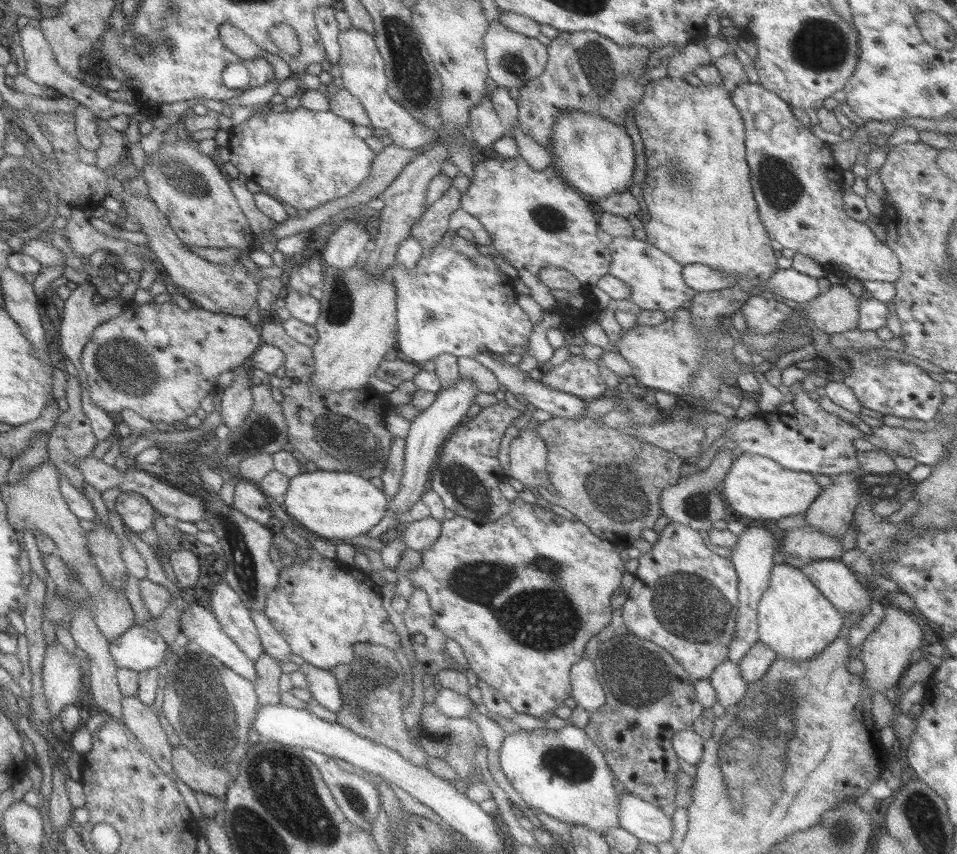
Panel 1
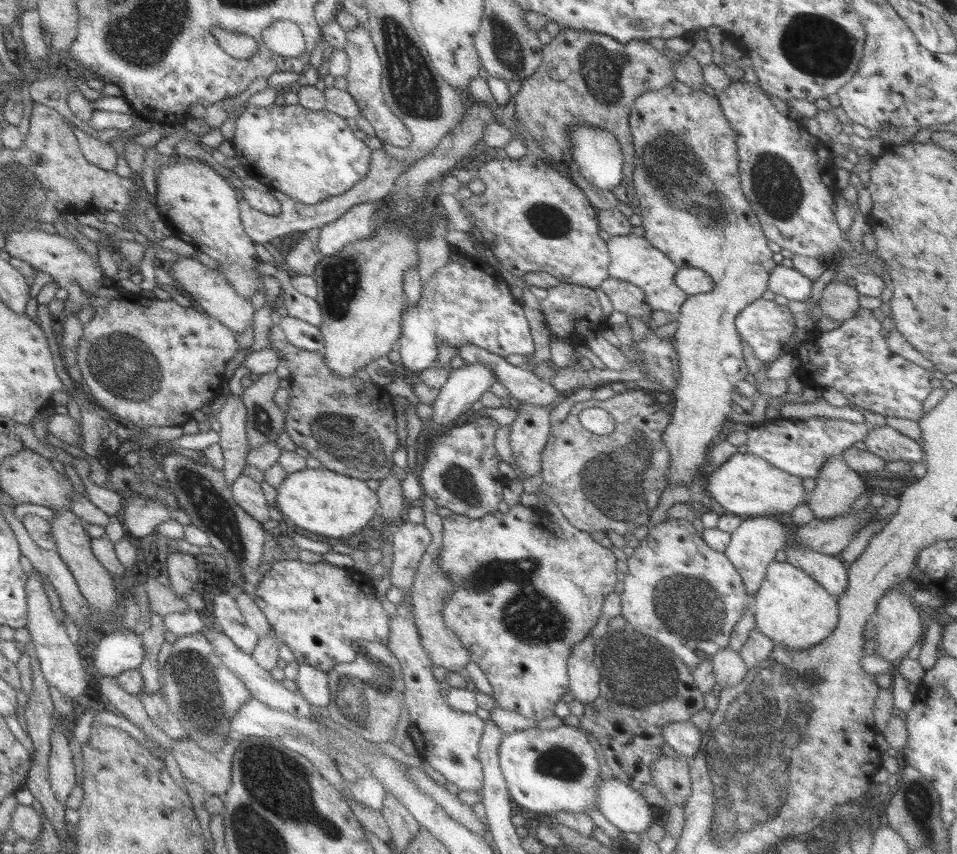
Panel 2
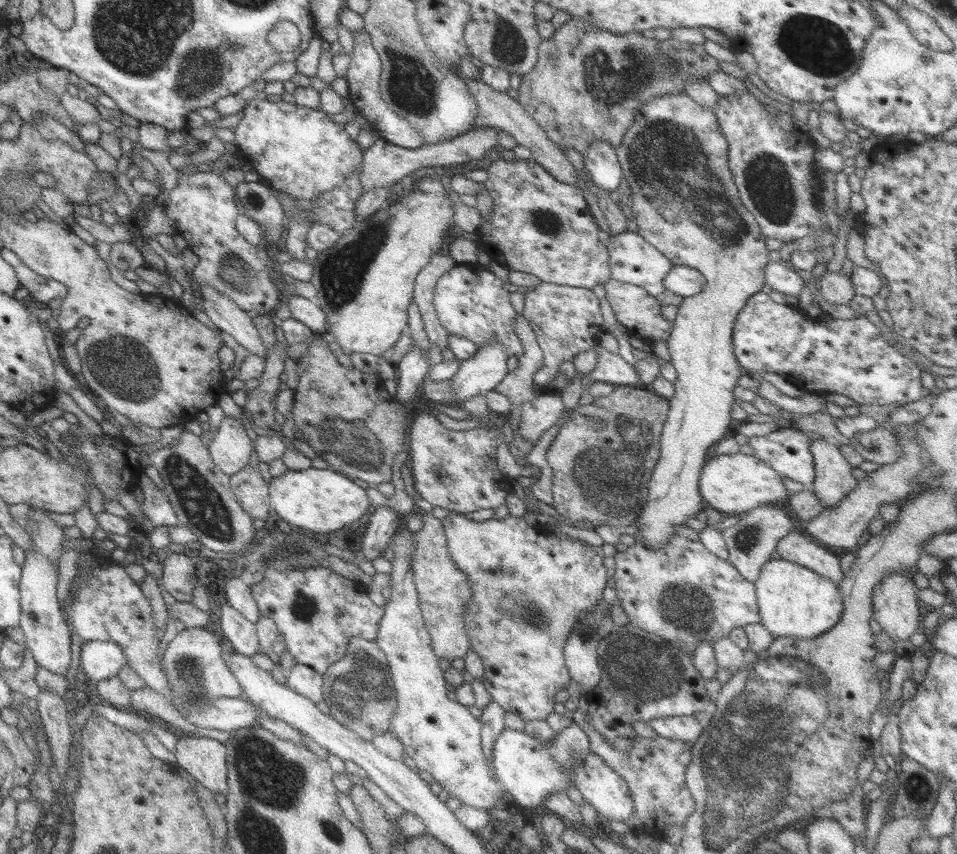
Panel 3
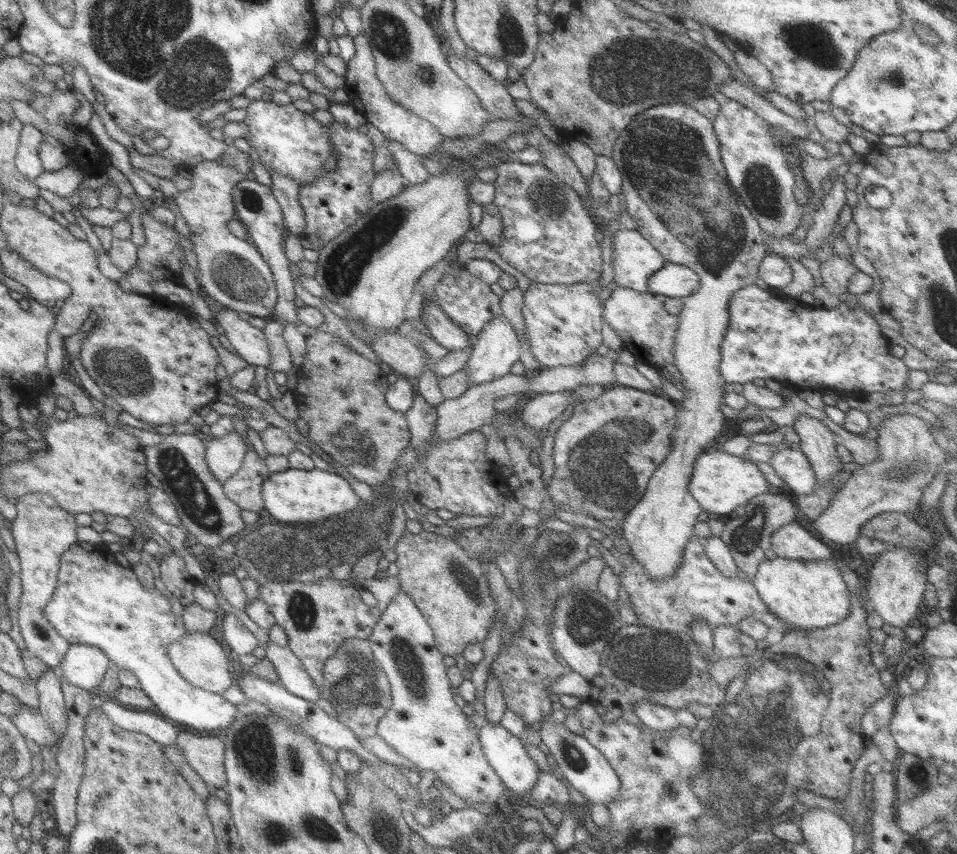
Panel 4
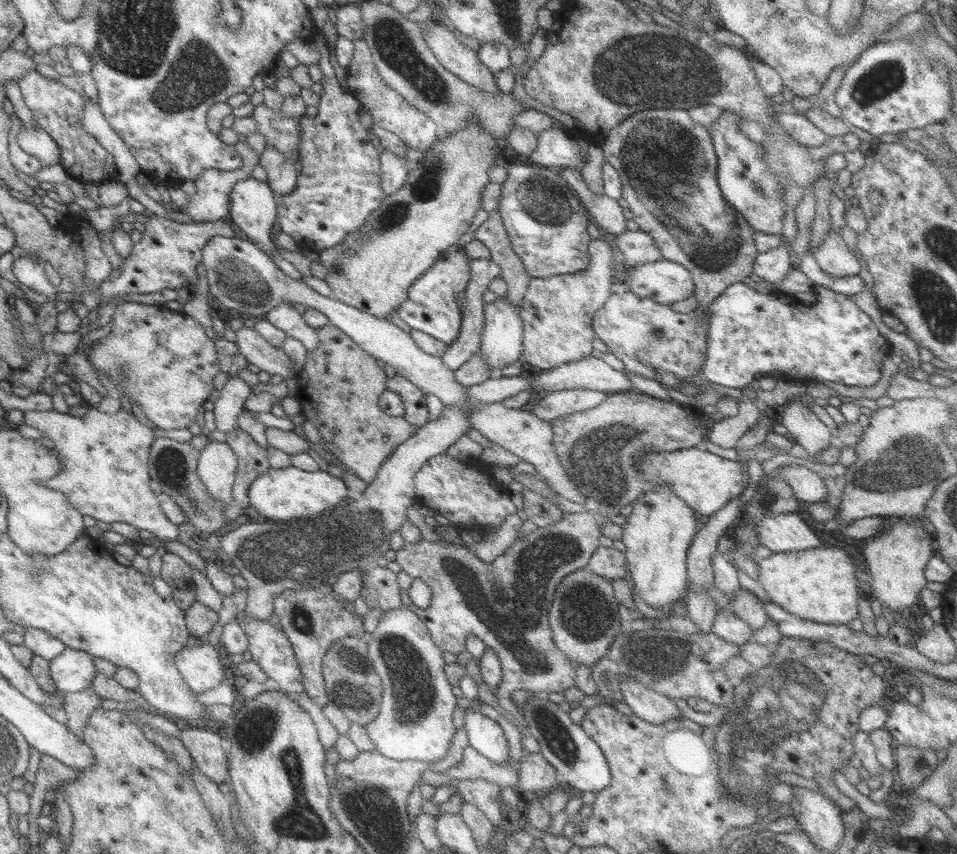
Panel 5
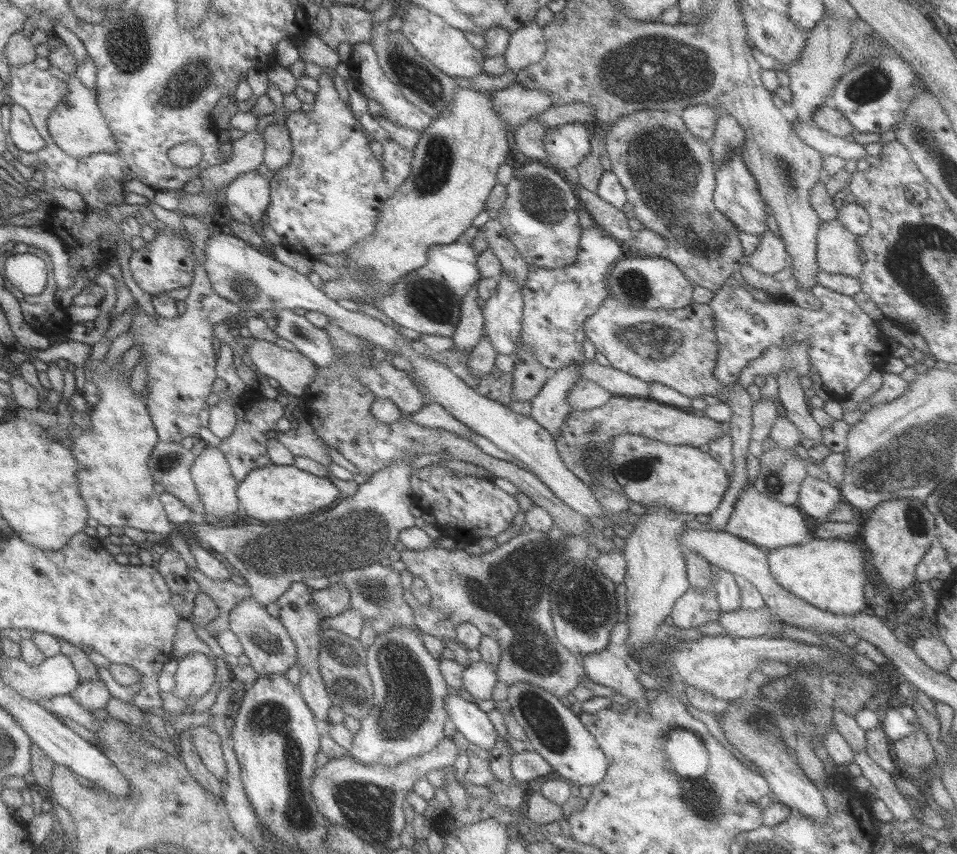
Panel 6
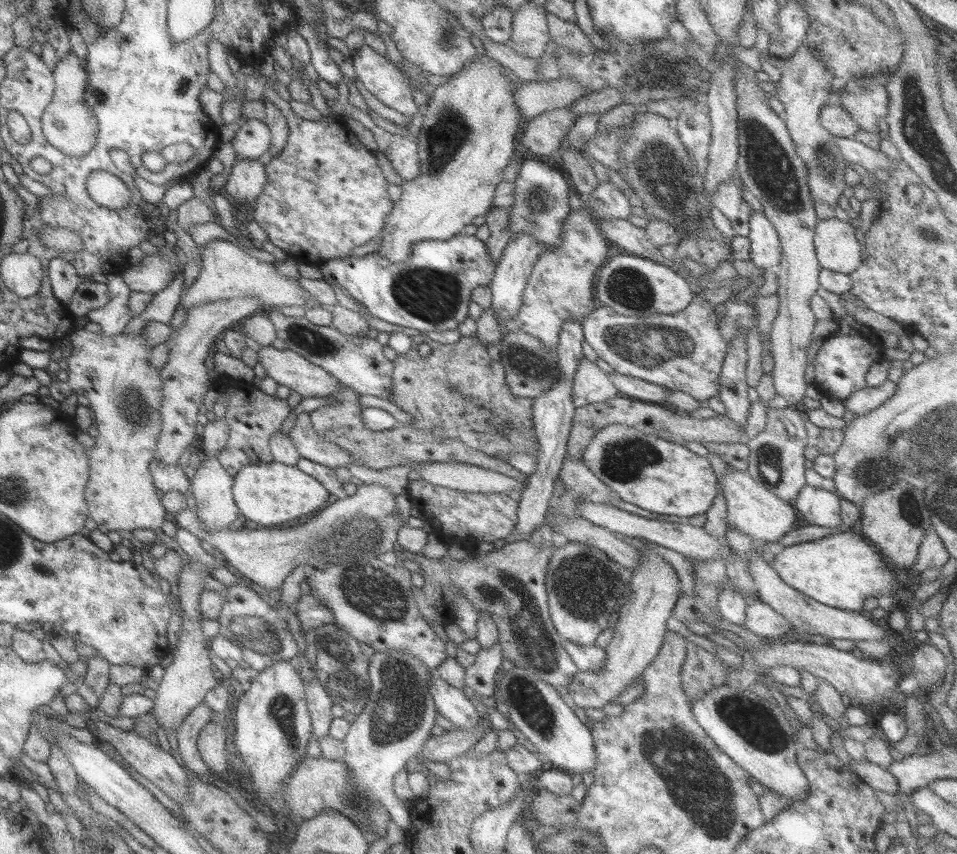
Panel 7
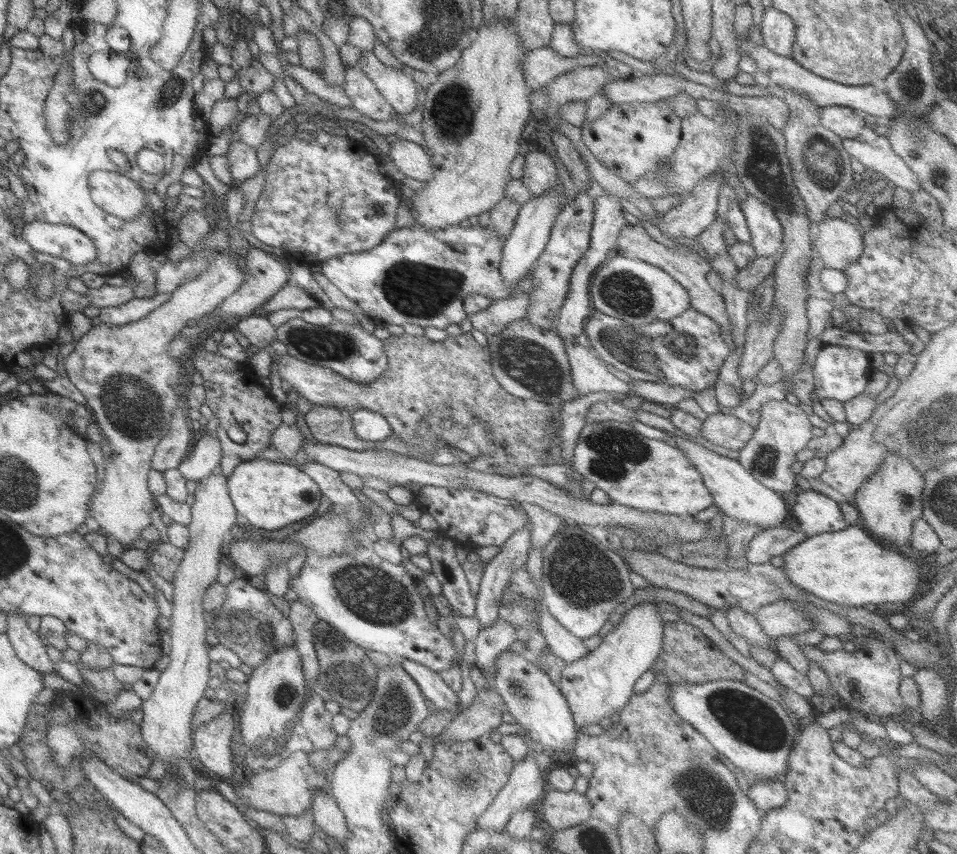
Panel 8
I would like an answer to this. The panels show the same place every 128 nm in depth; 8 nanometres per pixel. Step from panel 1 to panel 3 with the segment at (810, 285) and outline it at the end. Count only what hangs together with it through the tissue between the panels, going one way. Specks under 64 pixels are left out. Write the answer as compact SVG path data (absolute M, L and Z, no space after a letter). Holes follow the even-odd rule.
M768 260L763 268L763 276L764 284L771 290L795 299L799 298L804 281L793 270L789 270L781 260L778 262Z

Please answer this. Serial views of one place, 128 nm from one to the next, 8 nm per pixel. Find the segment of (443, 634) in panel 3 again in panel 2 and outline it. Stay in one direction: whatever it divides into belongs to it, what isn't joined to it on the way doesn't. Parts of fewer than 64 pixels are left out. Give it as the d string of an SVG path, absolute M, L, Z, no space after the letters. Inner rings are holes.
M421 495L418 503L420 503L423 511L423 524L427 528L431 543L427 546L425 554L417 563L415 578L411 581L408 588L408 598L410 598L410 611L414 623L416 624L417 634L426 657L432 666L440 666L448 672L457 673L465 668L465 665L470 662L469 653L465 647L451 634L450 630L443 624L440 610L444 600L450 595L452 586L444 577L444 574L436 563L436 554L439 553L441 546L441 529L442 517L437 514L437 505L425 495Z

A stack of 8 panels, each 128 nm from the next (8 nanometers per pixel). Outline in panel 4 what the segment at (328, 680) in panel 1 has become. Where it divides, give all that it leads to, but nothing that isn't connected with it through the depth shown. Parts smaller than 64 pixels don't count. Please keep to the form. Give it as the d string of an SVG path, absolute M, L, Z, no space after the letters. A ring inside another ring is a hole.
M268 641L265 646L265 658L271 662L279 683L289 694L302 698L307 702L314 702L321 697L321 691L309 678L301 661L288 649Z

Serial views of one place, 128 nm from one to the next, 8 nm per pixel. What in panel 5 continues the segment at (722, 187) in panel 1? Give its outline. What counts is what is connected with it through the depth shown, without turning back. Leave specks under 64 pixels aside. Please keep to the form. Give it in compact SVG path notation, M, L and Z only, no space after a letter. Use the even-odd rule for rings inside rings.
M647 109L640 113L633 113L631 116L624 118L615 128L612 128L601 144L601 150L603 151L604 162L608 162L619 175L621 190L620 197L625 200L629 212L631 212L631 220L638 226L638 230L651 237L654 247L659 251L661 259L673 262L674 264L683 266L683 269L687 270L688 274L691 274L691 282L693 282L695 297L695 311L703 312L703 321L705 325L708 325L709 312L707 307L723 293L723 290L727 289L734 283L741 283L744 278L750 277L751 267L753 267L753 260L758 254L754 245L754 230L747 224L747 221L736 213L735 210L724 201L722 194L720 193L718 184L716 183L716 156L712 147L710 134L708 130L700 124L694 123L689 116L689 113L683 109ZM661 485L637 498L620 526L619 542L625 547L624 559L626 570L633 580L633 592L651 608L673 603L685 592L686 554L698 529L693 512L685 502Z

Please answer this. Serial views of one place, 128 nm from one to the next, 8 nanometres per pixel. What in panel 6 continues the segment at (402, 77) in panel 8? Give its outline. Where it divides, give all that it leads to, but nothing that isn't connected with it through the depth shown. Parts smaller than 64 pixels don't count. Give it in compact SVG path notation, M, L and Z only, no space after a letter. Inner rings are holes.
M355 43L350 45L350 54L345 61L347 69L349 69L349 77L352 85L367 99L377 102L381 106L381 116L397 126L409 128L415 132L422 132L432 122L432 117L427 116L422 110L413 106L398 91L398 88L385 77L385 73L381 71L377 62L373 47L369 43Z

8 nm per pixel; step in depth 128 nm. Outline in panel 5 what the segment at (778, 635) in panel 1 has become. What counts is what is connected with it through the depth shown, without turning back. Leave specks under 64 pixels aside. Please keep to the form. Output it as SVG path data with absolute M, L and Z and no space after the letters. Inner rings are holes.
M817 546L791 553L772 553L757 559L758 592L785 612L817 624L845 625L857 618L857 598L864 587L855 577L855 569L846 551Z

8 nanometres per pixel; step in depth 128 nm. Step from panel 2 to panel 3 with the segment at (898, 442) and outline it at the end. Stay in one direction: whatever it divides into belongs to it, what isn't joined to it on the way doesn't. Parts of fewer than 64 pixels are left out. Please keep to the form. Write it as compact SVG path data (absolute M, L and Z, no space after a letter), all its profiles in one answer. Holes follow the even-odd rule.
M885 427L855 433L847 438L847 444L851 445L864 461L875 464L891 464L902 456L902 450L896 441L893 431Z

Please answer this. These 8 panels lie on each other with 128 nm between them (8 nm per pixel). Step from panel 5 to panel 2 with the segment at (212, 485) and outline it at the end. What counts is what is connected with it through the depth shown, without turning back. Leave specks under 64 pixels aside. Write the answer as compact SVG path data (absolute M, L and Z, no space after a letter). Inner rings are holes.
M232 394L226 396L225 404L221 406L216 418L219 423L216 443L220 446L223 456L221 473L230 488L230 484L243 473L246 464L245 453L249 450L245 438L245 406L241 399Z

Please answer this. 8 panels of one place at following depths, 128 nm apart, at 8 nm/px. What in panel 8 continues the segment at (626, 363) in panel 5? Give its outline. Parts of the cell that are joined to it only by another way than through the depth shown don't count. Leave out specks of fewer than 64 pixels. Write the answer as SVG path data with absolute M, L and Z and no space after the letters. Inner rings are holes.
M691 308L667 322L653 321L643 326L626 326L617 318L609 318L605 314L595 312L593 316L587 318L582 334L587 337L591 350L596 352L601 362L611 364L619 372L625 372L633 381L665 383L683 388L691 396L714 387L719 367L729 355L729 348L720 338L717 324Z

